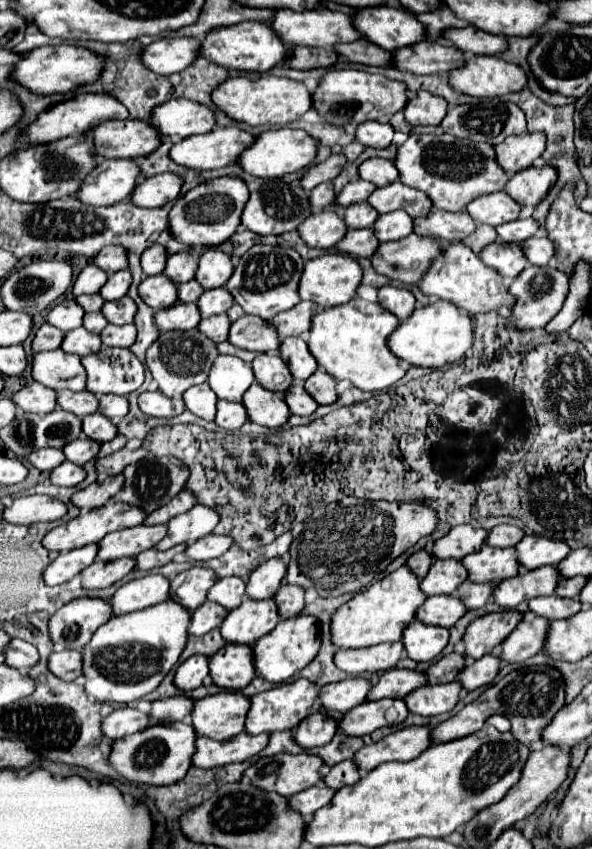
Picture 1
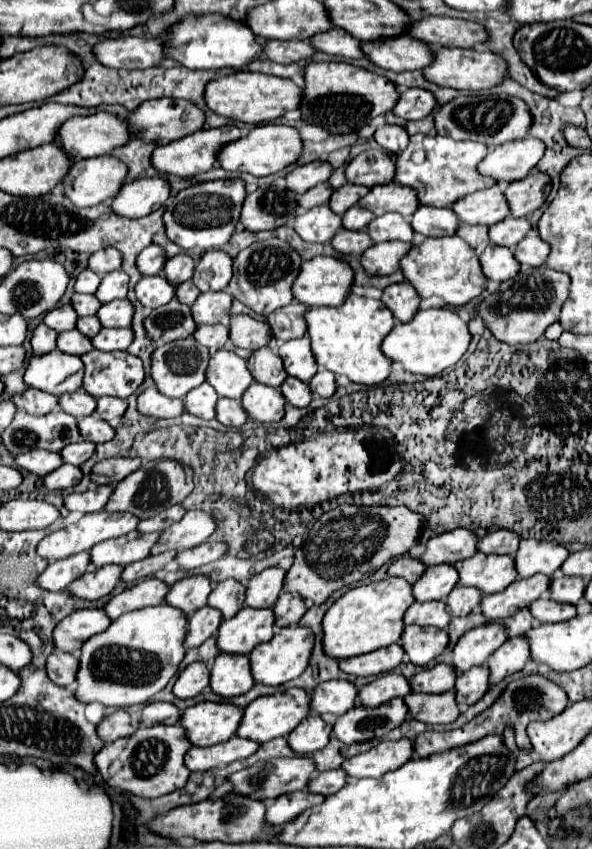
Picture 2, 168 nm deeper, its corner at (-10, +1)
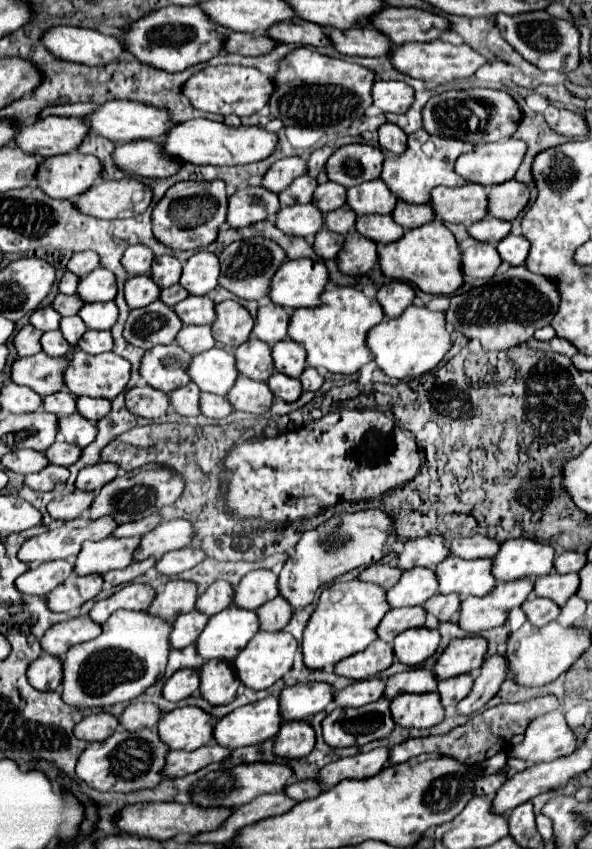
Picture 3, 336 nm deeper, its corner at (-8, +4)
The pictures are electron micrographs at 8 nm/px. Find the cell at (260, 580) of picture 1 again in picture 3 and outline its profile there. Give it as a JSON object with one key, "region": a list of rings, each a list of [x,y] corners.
{"region":[[[272,570],[248,572],[236,586],[234,606],[258,610],[262,604],[278,596],[278,576]]]}

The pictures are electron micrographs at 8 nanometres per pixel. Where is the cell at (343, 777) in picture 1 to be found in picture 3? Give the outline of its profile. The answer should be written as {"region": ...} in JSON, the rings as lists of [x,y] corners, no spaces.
{"region":[[[306,778],[306,780],[296,780],[292,784],[286,786],[286,794],[294,800],[308,800],[308,798],[316,798],[318,794],[322,794],[322,782],[318,778]]]}

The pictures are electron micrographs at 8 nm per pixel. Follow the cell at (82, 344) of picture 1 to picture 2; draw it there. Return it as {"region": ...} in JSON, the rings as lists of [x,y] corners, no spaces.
{"region":[[[66,331],[60,333],[56,339],[56,349],[60,349],[62,353],[70,353],[70,355],[84,355],[86,351],[94,349],[92,341],[84,335],[80,335],[80,331]]]}

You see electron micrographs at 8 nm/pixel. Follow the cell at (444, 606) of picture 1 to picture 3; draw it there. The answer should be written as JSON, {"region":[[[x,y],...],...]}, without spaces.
{"region":[[[414,606],[414,608],[392,608],[382,624],[378,626],[378,636],[386,642],[392,642],[400,632],[408,628],[418,628],[424,626],[426,622],[426,610],[424,606]]]}

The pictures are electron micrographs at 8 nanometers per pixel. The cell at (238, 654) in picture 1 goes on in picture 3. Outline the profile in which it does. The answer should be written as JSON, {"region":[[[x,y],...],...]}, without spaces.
{"region":[[[208,660],[200,668],[200,692],[212,706],[232,702],[238,686],[240,680],[226,660]]]}

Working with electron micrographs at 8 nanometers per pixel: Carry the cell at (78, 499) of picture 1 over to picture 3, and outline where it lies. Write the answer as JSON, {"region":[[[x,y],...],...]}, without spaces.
{"region":[[[76,490],[68,496],[58,496],[48,504],[48,514],[56,520],[74,520],[82,516],[84,510],[90,508],[94,498],[96,498],[94,492],[82,492],[82,490]]]}

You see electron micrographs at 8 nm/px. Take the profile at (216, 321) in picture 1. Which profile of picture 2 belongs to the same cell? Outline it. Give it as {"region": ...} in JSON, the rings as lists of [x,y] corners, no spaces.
{"region":[[[222,323],[198,325],[192,337],[196,337],[196,341],[200,345],[208,347],[210,351],[218,351],[218,349],[226,347],[226,343],[228,343],[228,327]]]}

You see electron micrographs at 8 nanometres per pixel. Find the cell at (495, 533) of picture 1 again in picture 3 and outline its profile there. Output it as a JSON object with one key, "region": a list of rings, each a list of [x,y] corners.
{"region":[[[470,536],[470,538],[454,538],[450,542],[450,552],[460,558],[494,558],[500,550],[500,542],[490,536]]]}

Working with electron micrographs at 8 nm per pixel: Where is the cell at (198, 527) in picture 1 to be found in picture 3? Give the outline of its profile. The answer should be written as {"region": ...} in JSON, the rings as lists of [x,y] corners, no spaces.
{"region":[[[184,518],[168,520],[160,526],[156,526],[146,536],[142,536],[142,542],[136,550],[134,560],[146,560],[148,556],[158,556],[160,558],[166,552],[186,548],[186,546],[192,544],[194,532],[196,532],[194,526]]]}

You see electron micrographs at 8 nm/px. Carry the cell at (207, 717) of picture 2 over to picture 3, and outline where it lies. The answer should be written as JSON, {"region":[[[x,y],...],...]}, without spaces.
{"region":[[[198,706],[176,708],[162,716],[158,734],[172,750],[196,750],[214,740],[214,718]]]}

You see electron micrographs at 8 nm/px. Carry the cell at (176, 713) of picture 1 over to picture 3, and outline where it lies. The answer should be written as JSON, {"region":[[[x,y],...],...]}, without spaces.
{"region":[[[132,702],[124,714],[120,716],[122,726],[126,730],[142,730],[142,728],[156,728],[162,712],[156,704],[150,702]]]}

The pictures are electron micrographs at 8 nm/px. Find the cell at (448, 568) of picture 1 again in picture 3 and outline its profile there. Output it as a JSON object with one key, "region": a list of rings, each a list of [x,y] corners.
{"region":[[[412,568],[402,574],[402,580],[388,590],[388,604],[392,608],[424,604],[438,592],[438,576],[430,568]]]}

